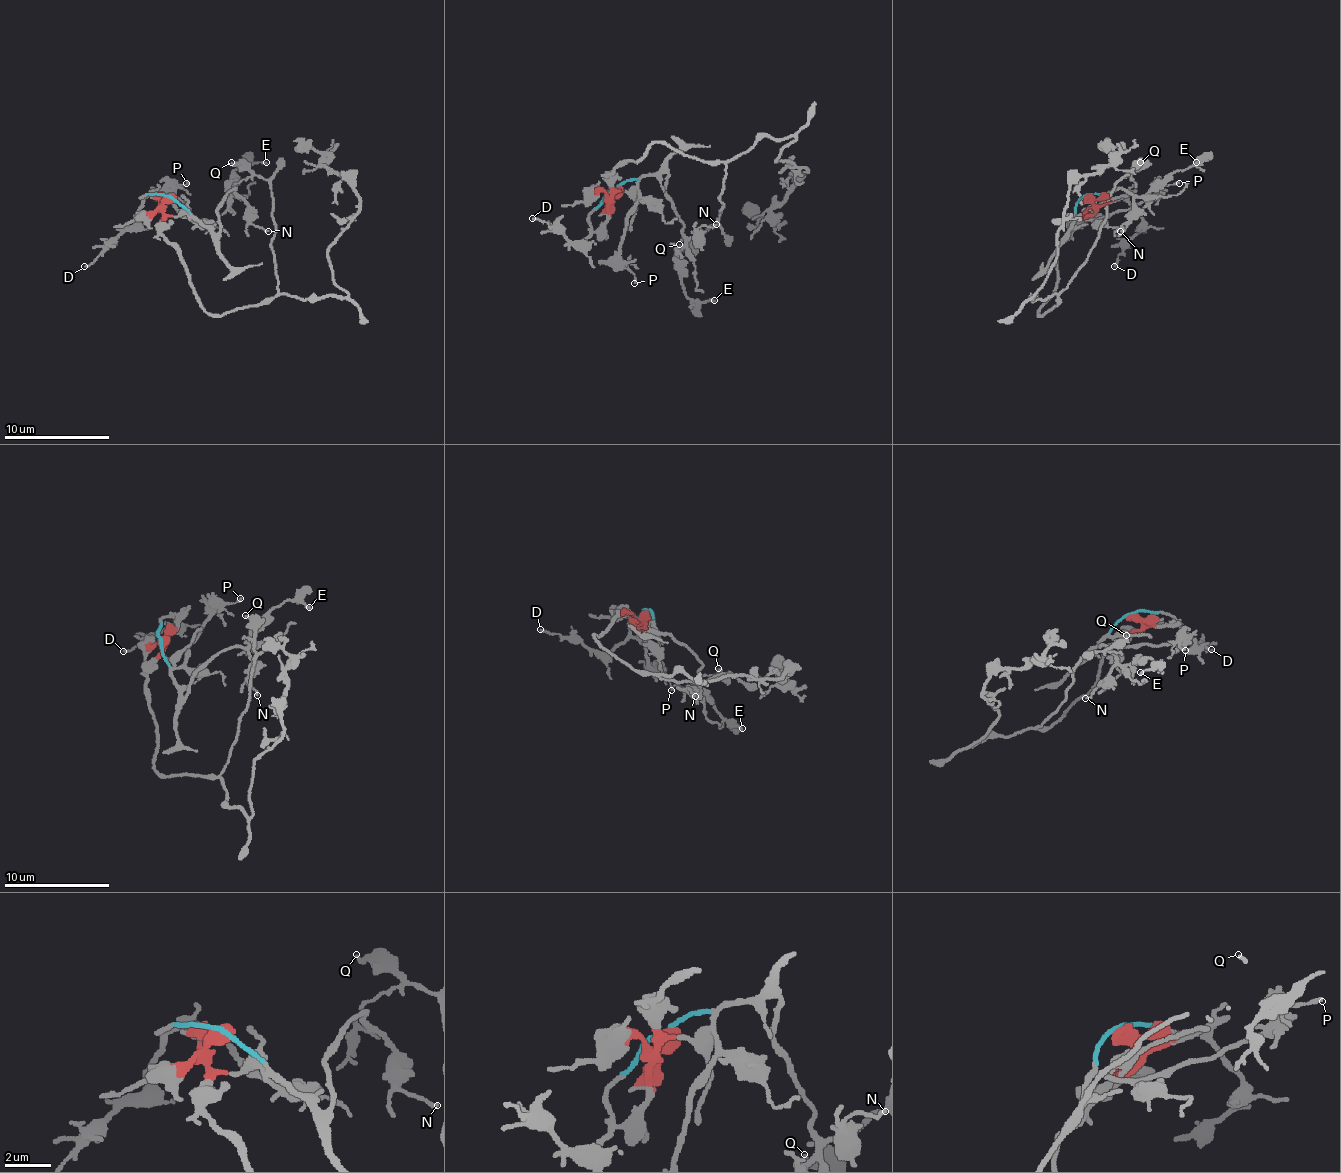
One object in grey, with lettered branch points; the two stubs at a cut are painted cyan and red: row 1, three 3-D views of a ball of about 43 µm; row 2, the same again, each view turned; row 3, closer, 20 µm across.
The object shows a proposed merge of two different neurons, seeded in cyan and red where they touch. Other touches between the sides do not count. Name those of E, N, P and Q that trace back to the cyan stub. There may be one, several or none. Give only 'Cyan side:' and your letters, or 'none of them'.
Cyan side: E, N, P

